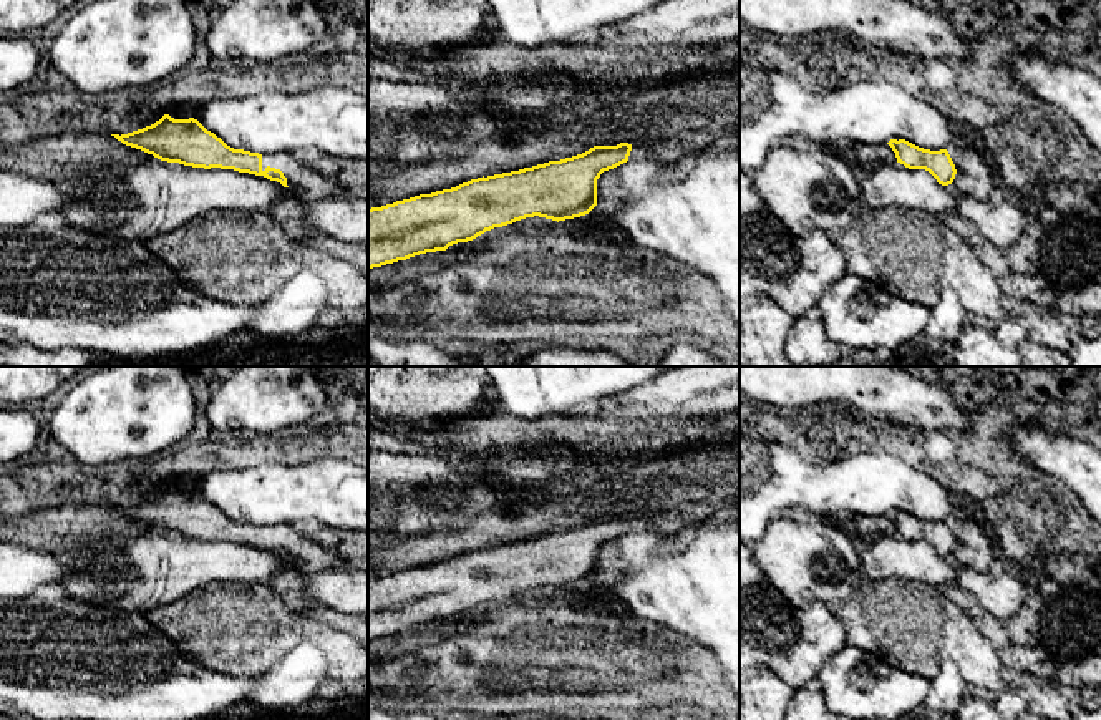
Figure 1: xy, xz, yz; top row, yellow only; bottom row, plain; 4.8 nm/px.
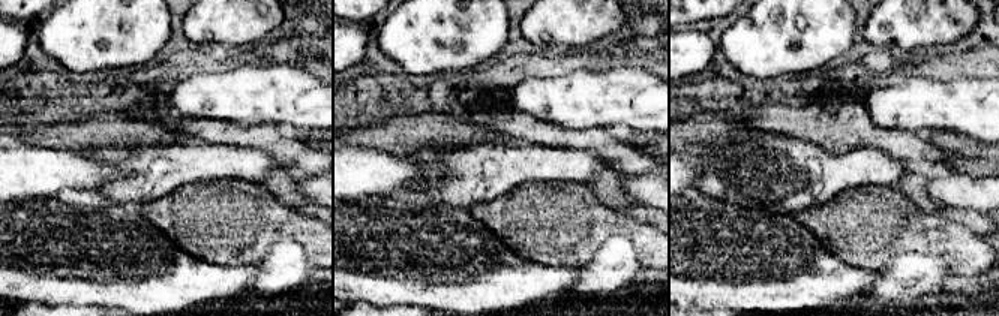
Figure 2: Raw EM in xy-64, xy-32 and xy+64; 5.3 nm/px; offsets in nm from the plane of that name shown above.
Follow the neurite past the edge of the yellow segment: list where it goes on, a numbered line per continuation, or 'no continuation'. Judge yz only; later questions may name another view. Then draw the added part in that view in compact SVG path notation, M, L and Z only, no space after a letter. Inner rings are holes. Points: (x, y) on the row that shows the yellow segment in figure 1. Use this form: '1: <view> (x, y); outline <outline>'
no continuation

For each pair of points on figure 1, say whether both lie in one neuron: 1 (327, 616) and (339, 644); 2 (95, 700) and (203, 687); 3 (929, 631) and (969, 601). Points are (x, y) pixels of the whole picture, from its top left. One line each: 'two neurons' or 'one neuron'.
1: two neurons
2: one neuron
3: two neurons

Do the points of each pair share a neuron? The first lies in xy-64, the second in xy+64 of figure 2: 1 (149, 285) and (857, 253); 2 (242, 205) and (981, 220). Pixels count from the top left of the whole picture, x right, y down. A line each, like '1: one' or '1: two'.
1: two
2: two

